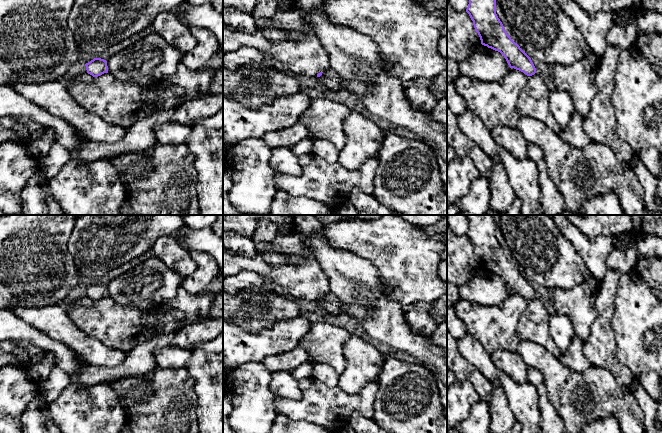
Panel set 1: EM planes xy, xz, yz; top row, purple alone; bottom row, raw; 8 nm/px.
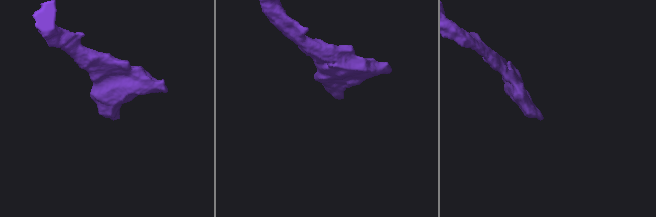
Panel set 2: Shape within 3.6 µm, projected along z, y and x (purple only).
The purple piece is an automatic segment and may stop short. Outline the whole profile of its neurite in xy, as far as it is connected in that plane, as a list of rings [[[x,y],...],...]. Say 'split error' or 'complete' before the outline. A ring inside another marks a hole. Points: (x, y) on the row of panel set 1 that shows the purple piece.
complete; [[[94,58],[85,64],[87,73],[93,77],[98,77],[104,73],[108,73],[107,61],[101,58]]]

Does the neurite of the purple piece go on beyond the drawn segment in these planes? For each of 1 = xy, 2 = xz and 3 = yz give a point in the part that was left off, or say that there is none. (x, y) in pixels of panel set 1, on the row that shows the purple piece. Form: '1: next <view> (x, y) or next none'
1: next none
2: next none
3: next none

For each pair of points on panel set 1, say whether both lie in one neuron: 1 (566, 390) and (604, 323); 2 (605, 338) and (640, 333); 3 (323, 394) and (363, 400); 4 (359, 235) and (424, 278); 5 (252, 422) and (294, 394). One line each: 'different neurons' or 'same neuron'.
1: different neurons
2: different neurons
3: same neuron
4: same neuron
5: different neurons

